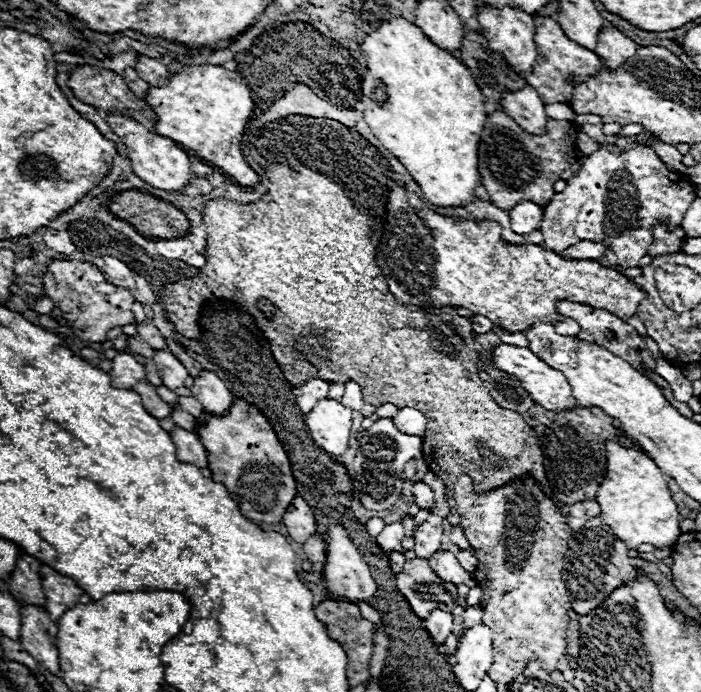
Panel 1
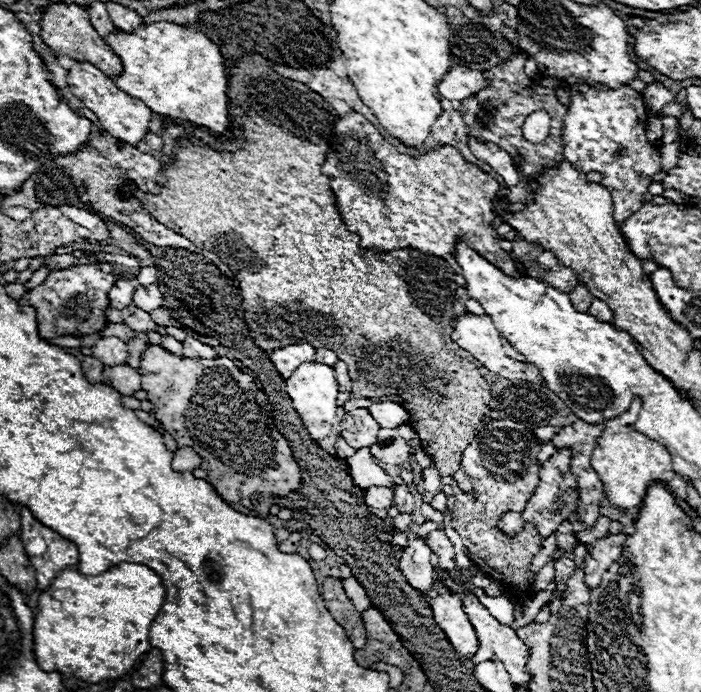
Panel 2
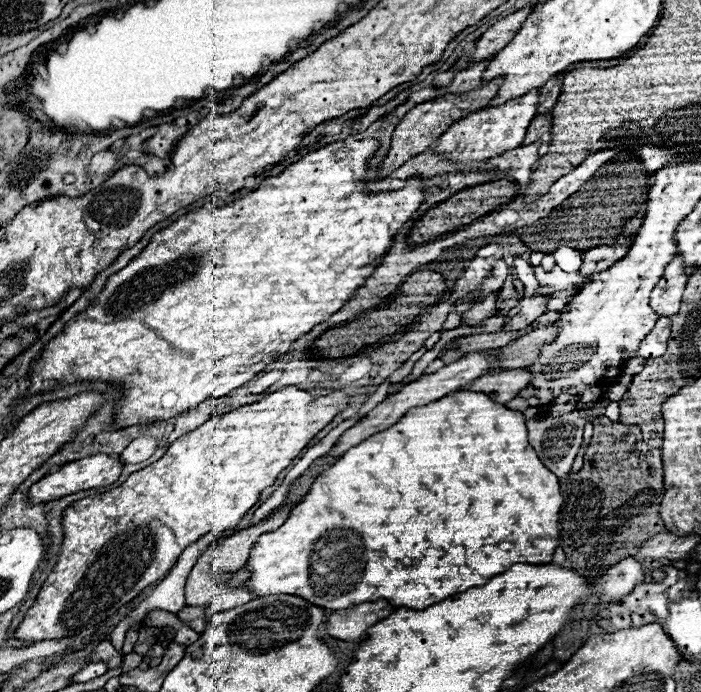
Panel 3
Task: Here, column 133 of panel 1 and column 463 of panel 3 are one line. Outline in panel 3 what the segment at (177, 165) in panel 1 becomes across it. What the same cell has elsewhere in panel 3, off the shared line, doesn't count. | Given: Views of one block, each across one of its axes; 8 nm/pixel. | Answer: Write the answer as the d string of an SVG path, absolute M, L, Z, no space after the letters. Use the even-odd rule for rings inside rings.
M540 88L530 90L528 94L514 98L514 100L508 100L506 104L500 104L500 106L480 108L480 110L468 114L466 118L454 122L440 136L438 146L434 150L440 154L446 154L446 158L454 162L454 170L460 170L460 172L462 170L476 170L482 166L482 162L486 158L498 156L498 154L522 144L526 130L528 130L532 118L536 116L538 98L540 98Z

